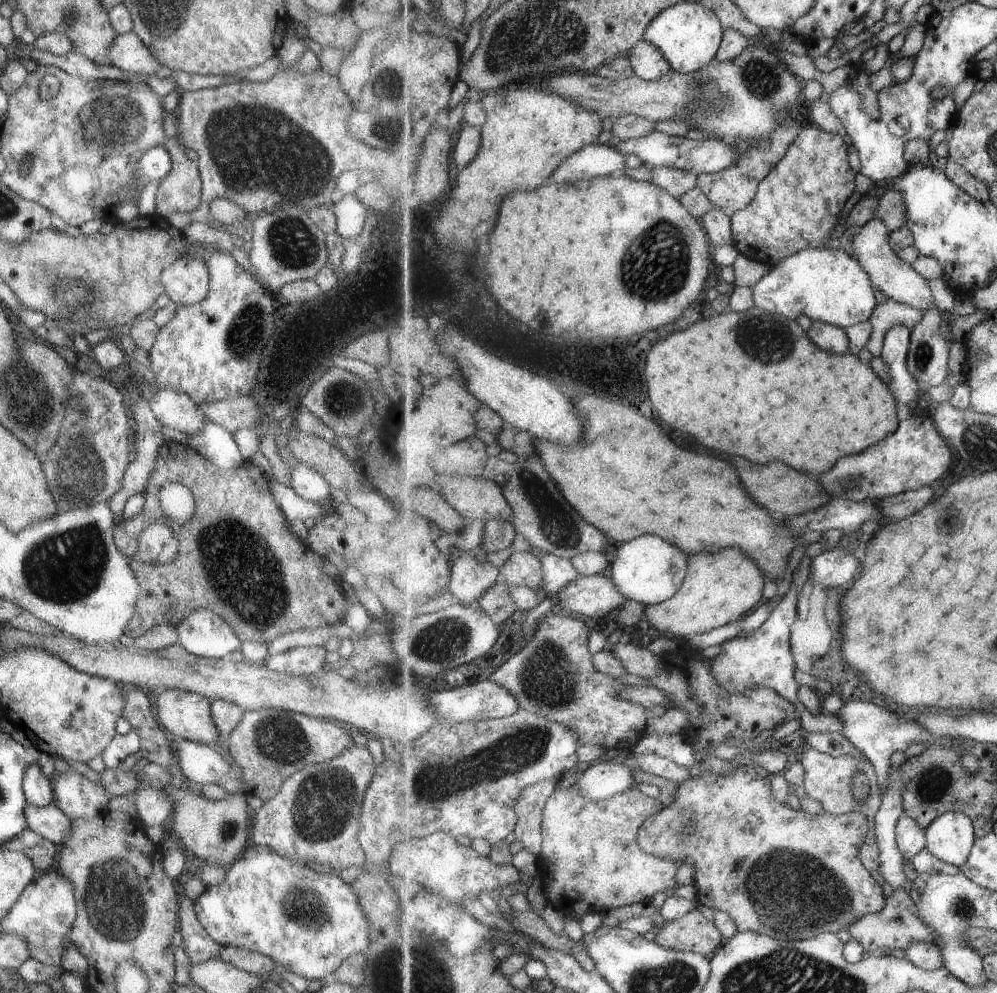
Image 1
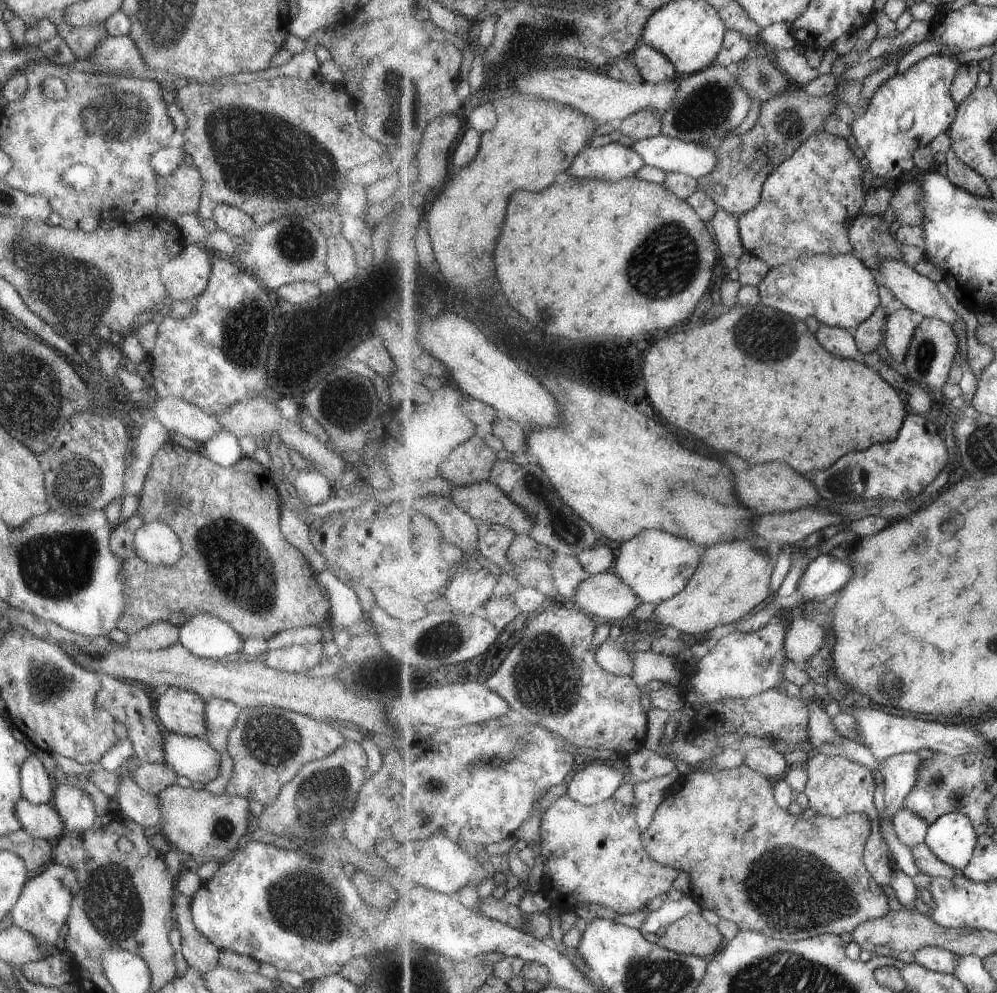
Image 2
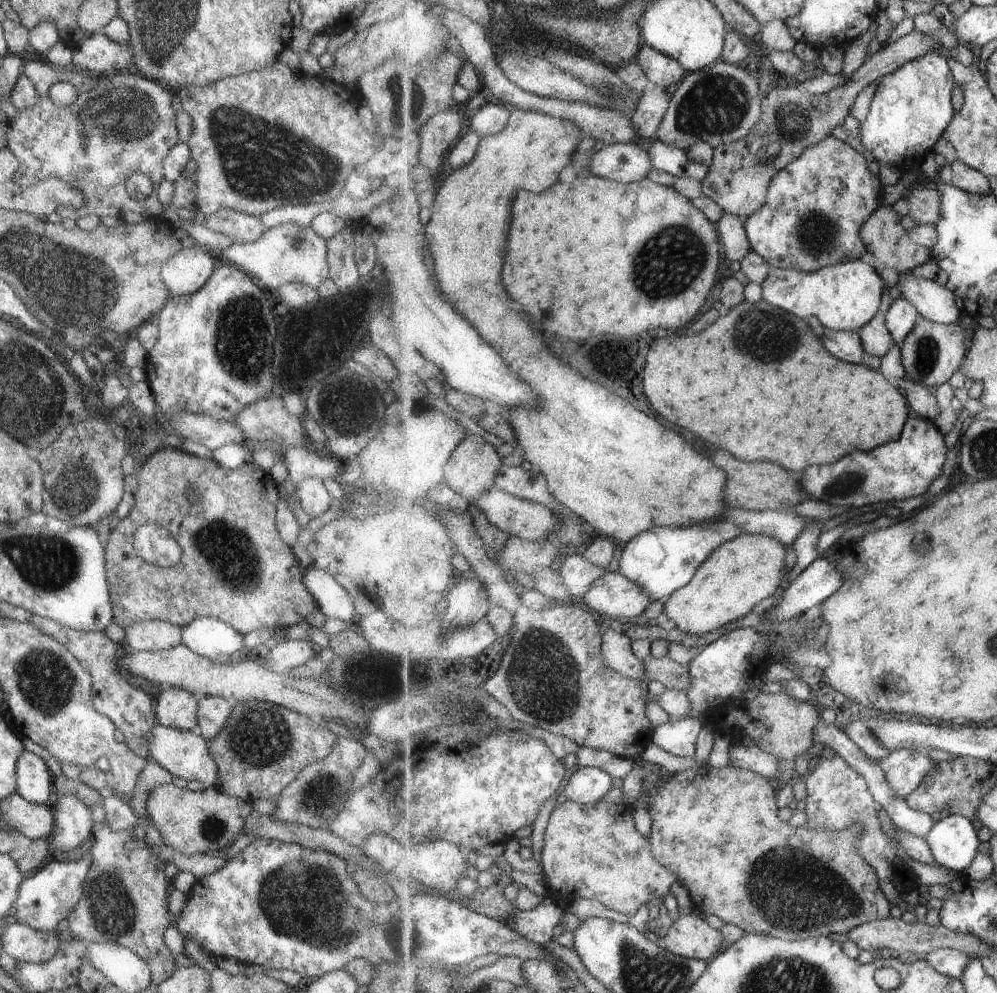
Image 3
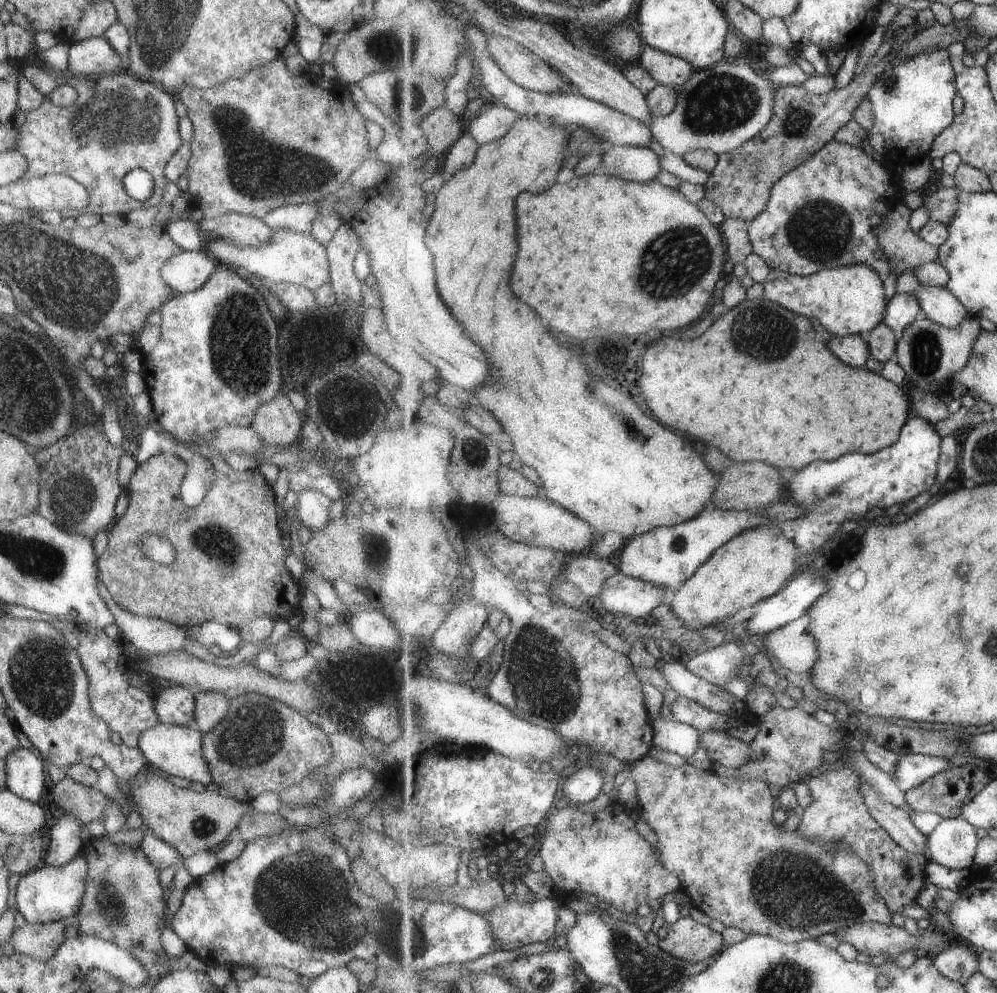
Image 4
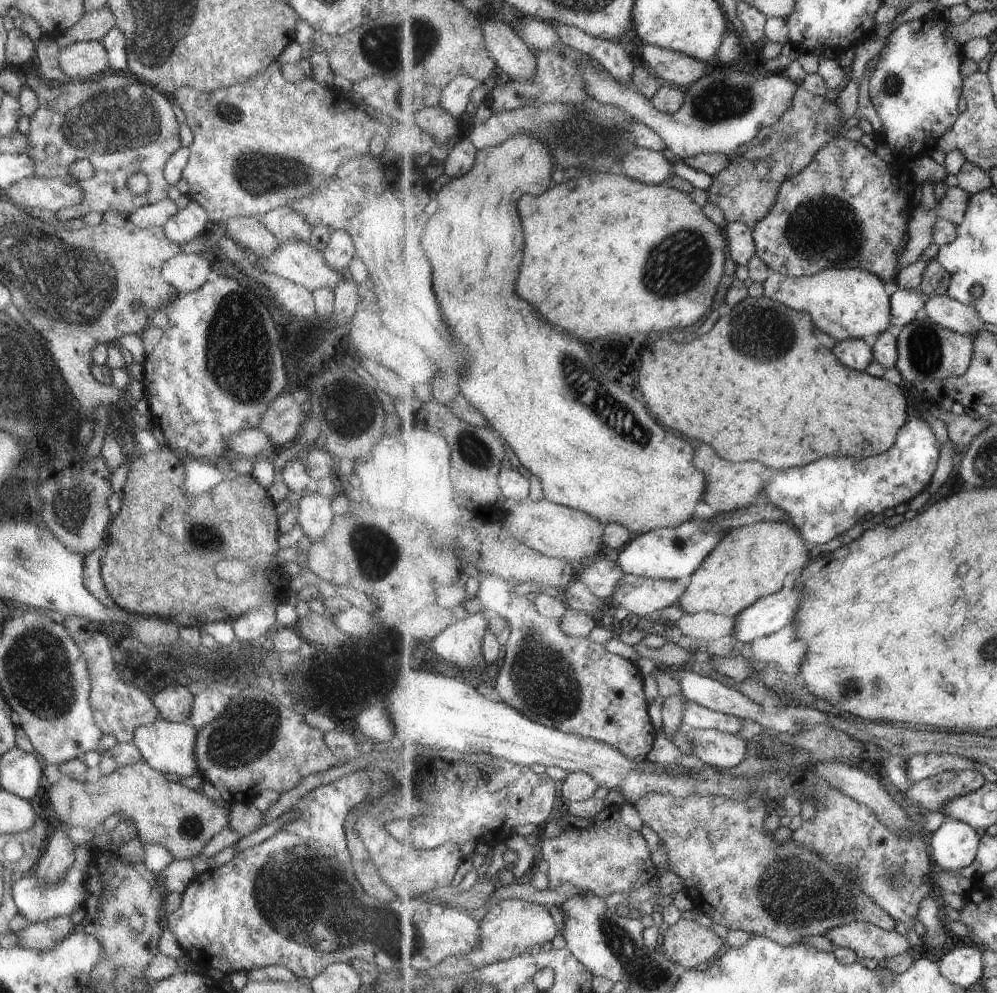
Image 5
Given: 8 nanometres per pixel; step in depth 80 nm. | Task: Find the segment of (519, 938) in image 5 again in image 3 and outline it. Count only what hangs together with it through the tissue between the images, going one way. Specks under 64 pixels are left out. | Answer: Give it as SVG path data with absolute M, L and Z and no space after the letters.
M546 897L543 902L533 910L518 910L508 925L515 929L521 936L531 942L540 945L547 945L555 940L555 928L561 922L561 916L566 911L559 906L553 898Z

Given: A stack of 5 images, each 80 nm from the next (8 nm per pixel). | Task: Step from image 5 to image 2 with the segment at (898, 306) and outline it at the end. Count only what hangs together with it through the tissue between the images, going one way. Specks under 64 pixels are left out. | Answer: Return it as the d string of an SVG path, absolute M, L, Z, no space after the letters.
M908 306L900 307L894 313L891 313L886 320L884 344L890 350L891 358L898 362L900 371L904 371L904 360L914 337L914 330L917 328L918 320L918 315Z

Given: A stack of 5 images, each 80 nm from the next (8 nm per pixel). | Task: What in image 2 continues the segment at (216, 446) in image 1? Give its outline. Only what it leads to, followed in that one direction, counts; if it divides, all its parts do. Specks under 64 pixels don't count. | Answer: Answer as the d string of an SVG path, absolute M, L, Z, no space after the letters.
M225 430L215 433L204 443L197 445L197 452L222 467L231 466L243 457L237 437Z

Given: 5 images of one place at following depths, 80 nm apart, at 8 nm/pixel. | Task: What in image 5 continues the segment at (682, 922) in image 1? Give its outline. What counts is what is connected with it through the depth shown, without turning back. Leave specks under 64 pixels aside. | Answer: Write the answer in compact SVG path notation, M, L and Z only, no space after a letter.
M679 919L673 926L663 928L663 937L660 949L670 960L688 970L703 962L713 963L726 943L711 928L695 920Z

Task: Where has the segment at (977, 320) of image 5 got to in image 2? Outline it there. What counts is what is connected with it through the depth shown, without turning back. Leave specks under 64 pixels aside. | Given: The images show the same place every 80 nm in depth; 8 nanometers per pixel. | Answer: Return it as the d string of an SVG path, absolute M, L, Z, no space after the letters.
M887 259L882 262L881 272L885 277L883 285L919 318L939 319L951 326L957 320L957 312L941 294L936 282L916 272L913 266Z

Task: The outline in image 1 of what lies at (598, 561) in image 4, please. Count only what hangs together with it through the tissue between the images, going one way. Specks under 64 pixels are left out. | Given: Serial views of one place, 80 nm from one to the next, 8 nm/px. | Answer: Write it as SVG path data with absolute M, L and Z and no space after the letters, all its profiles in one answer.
M540 554L544 572L543 590L552 597L559 595L570 582L581 575L572 559L554 554Z

